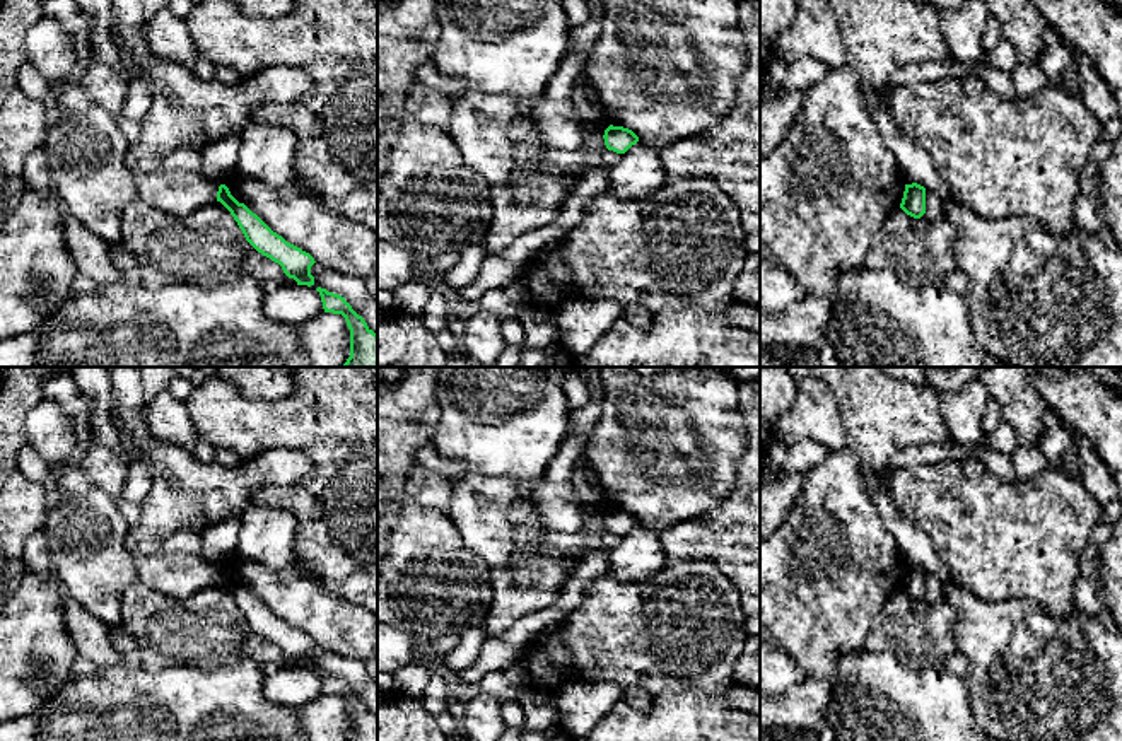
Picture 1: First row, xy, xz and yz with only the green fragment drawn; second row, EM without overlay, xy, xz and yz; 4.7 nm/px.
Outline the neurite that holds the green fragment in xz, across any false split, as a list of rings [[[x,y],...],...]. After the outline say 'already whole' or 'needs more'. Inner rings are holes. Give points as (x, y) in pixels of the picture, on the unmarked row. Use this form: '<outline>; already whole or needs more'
[[[610,507],[605,512],[603,521],[606,531],[617,536],[625,536],[632,528],[639,524],[639,519],[632,512],[623,509],[613,509],[613,507]]]; already whole

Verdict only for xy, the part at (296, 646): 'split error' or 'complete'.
complete

